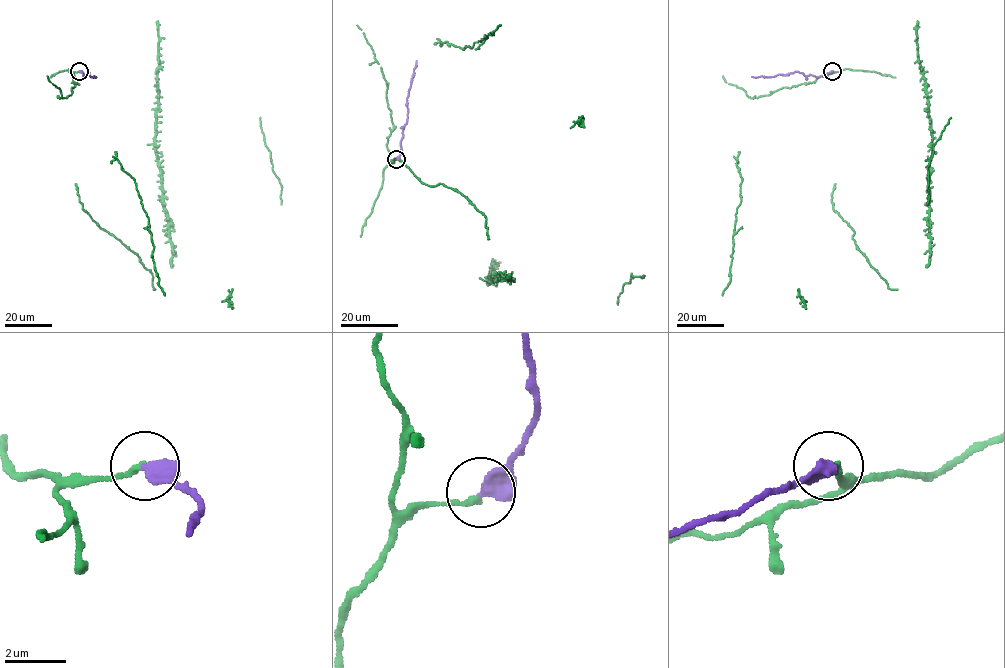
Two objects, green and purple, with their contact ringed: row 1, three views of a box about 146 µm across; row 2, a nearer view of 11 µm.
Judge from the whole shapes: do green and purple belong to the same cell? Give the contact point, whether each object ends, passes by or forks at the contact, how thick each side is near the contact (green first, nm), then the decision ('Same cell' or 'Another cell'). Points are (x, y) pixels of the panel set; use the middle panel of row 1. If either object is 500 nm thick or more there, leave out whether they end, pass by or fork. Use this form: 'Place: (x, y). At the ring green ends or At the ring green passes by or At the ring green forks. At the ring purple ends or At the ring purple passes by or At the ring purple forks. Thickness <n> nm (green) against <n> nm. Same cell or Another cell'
Place: (396, 159). Thickness 160 nm (green) against 500 nm. Same cell

